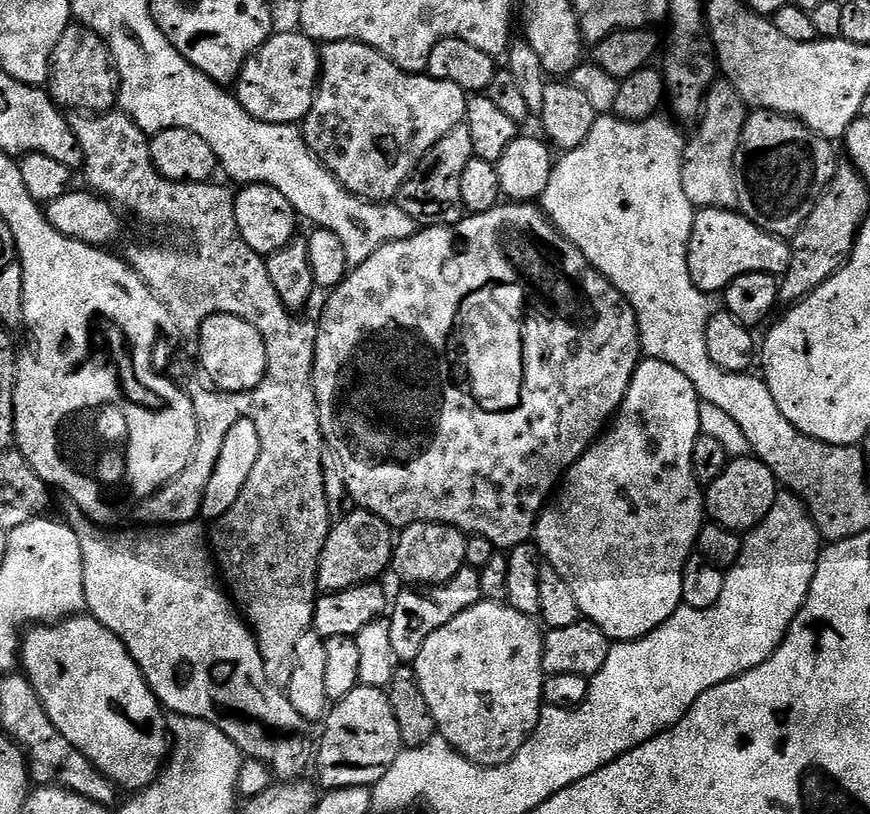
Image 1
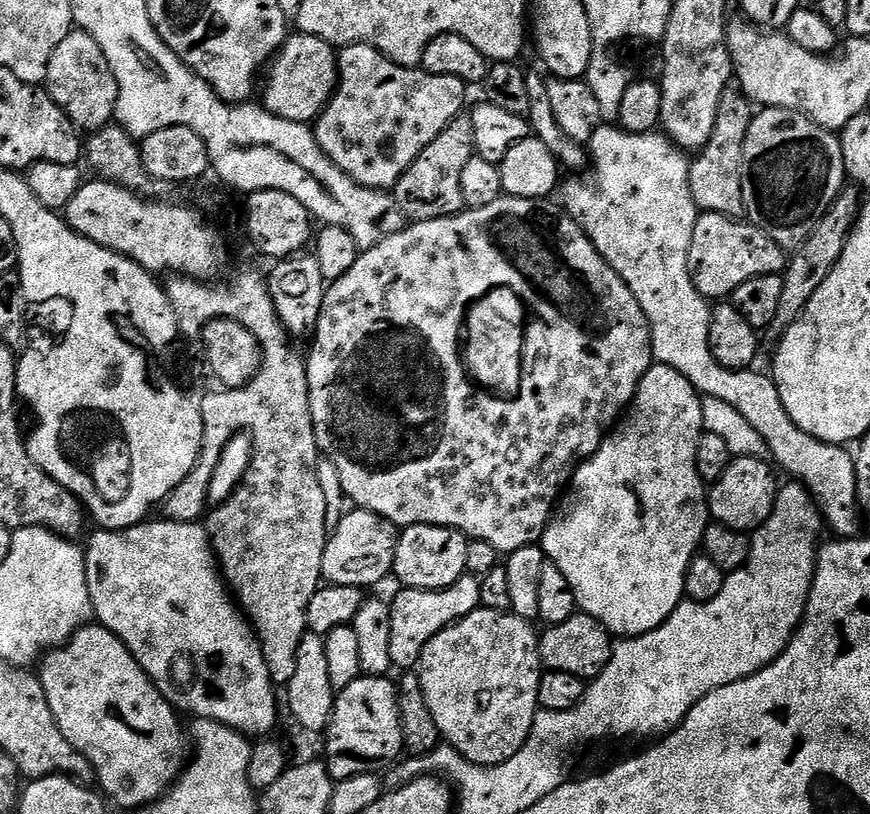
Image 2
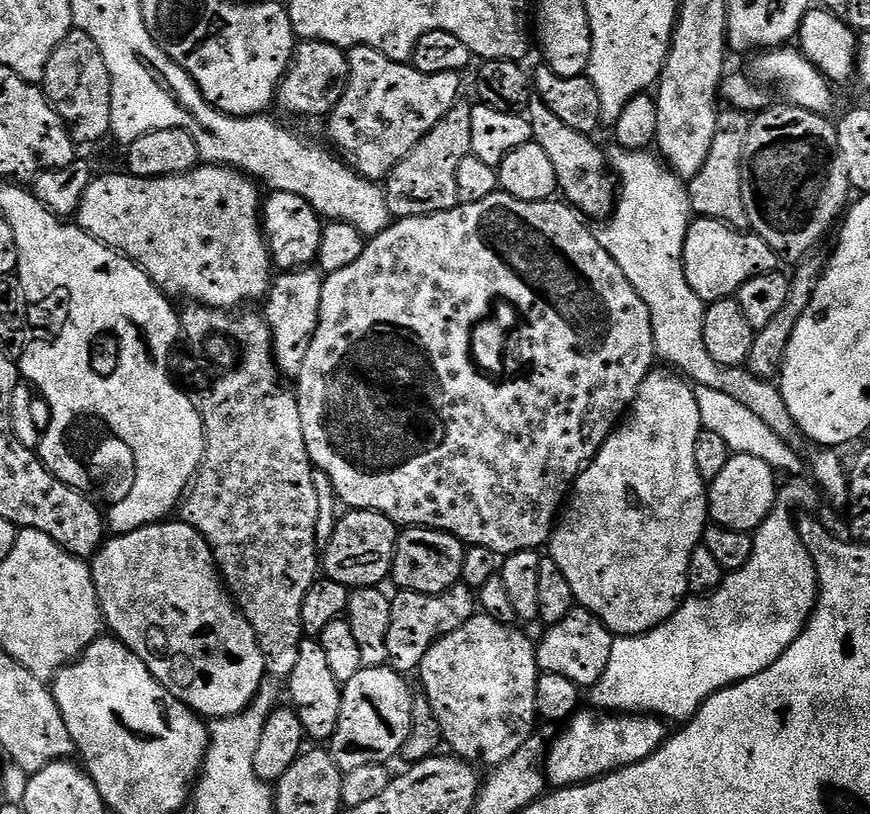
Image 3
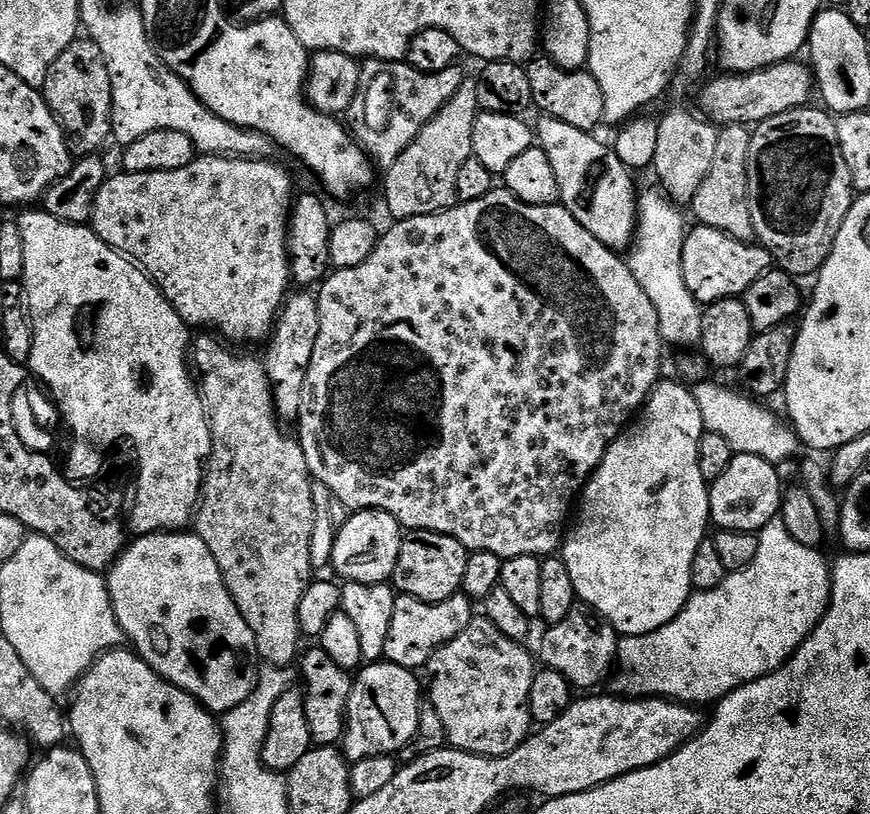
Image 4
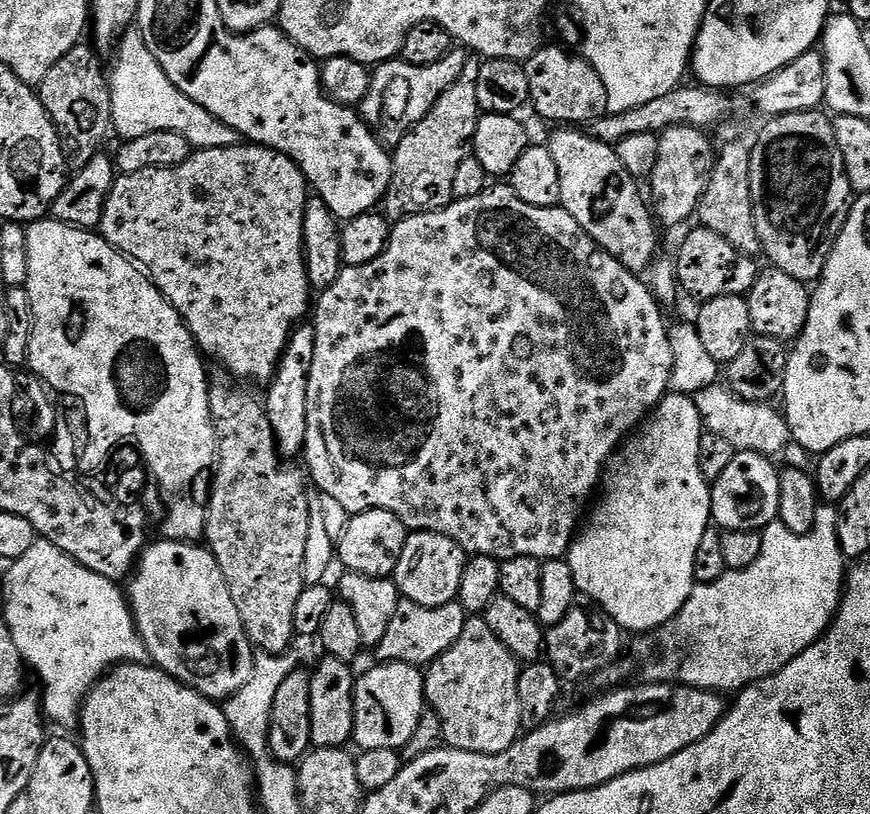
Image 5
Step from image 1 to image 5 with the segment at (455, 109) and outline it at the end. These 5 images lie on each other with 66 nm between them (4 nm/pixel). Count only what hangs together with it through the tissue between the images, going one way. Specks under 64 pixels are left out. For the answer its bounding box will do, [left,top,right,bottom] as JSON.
[358,46,469,150]

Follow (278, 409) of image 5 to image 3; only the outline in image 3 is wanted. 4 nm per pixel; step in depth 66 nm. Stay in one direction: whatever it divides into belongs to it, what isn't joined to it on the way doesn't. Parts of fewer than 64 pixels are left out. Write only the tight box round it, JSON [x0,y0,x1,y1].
[262,266,324,378]

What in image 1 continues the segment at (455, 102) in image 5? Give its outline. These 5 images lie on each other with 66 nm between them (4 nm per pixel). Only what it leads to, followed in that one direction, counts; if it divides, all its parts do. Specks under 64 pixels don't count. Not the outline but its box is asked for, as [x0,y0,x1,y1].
[398,123,474,228]

